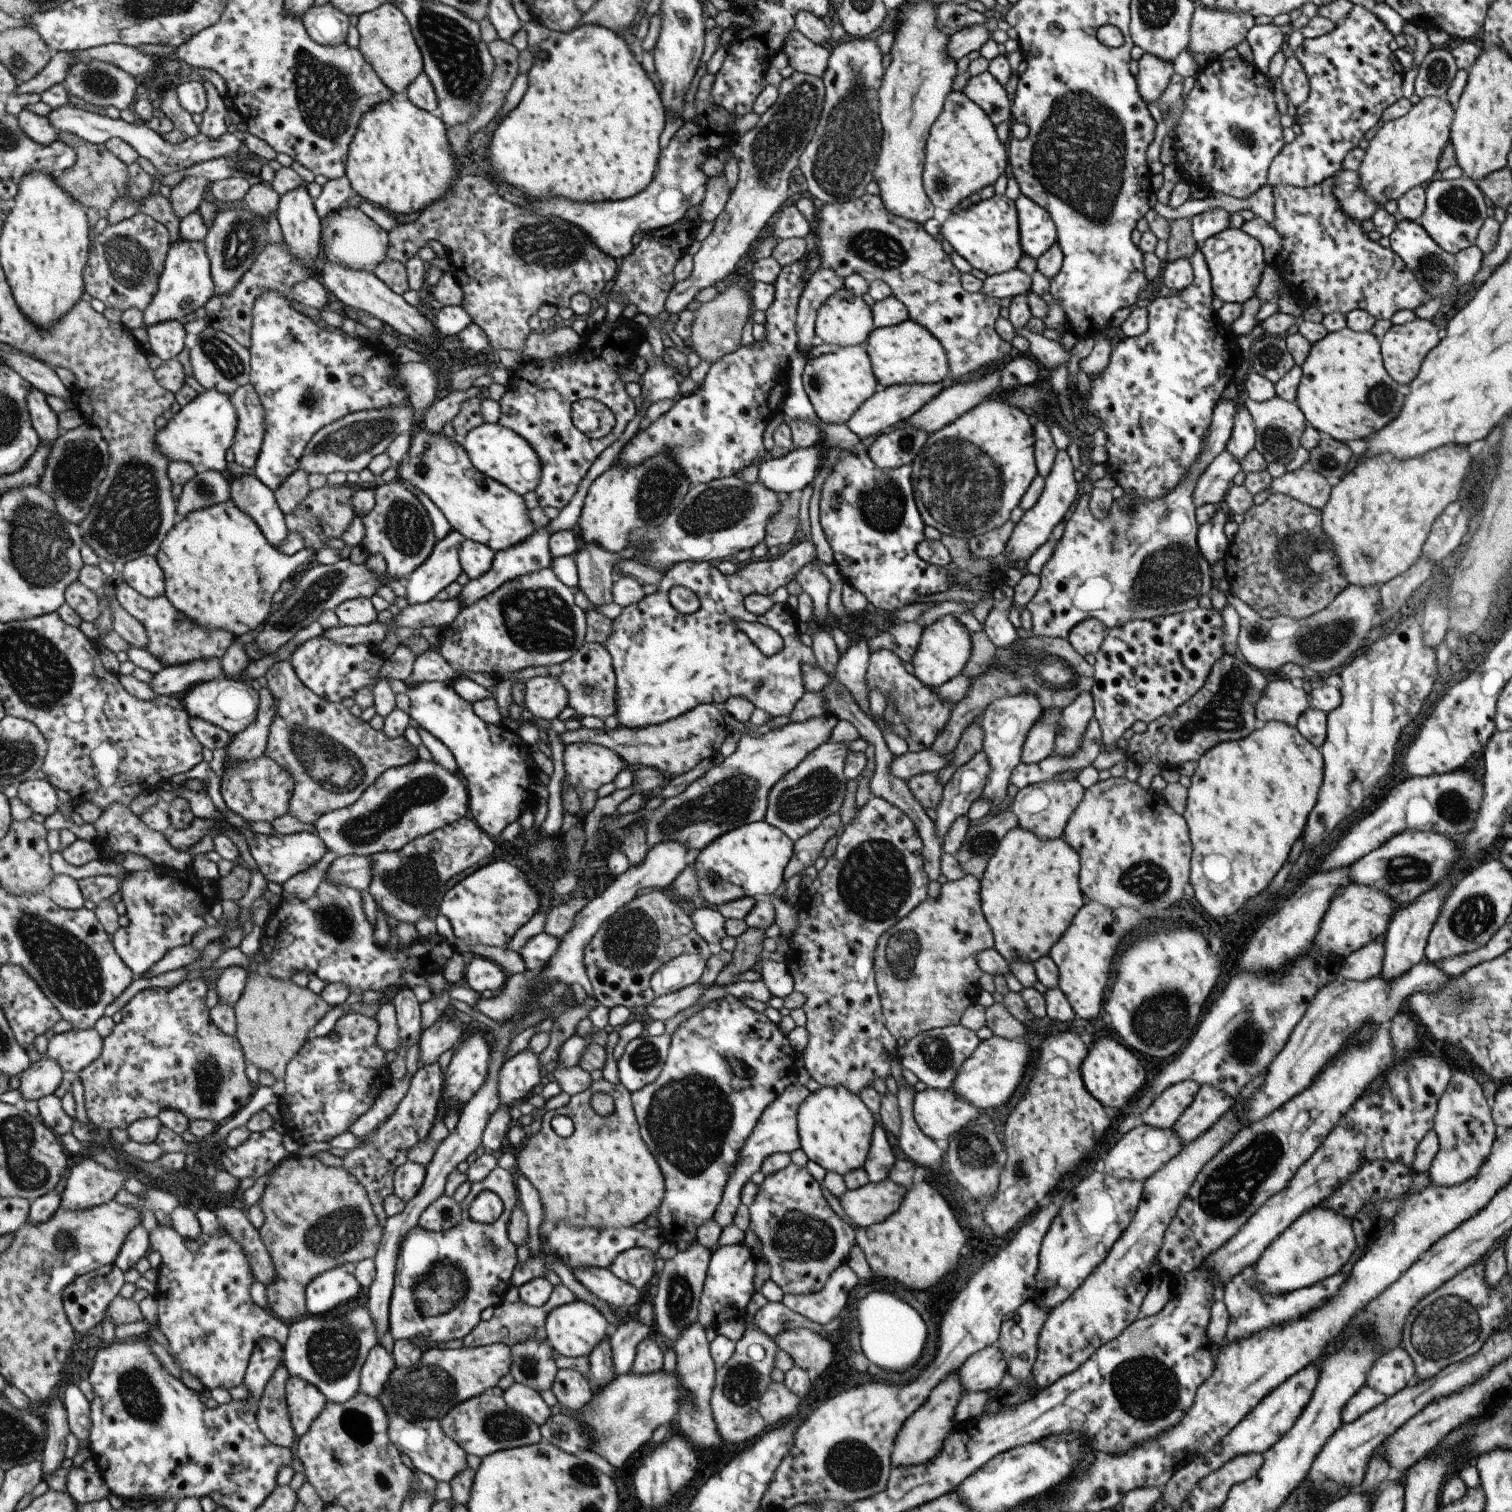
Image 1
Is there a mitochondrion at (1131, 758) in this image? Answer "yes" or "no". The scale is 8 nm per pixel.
no

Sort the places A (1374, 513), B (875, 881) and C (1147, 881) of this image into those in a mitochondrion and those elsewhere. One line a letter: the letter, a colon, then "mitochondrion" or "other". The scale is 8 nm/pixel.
A: other
B: mitochondrion
C: mitochondrion

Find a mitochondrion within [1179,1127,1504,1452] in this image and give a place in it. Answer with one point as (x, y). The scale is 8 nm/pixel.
(1450, 1324)

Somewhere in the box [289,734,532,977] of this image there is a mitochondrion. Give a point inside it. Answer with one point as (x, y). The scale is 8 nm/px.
(367, 828)

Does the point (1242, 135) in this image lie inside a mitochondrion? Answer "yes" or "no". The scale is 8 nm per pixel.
yes

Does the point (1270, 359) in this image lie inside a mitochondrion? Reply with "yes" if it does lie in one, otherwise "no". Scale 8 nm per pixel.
yes

